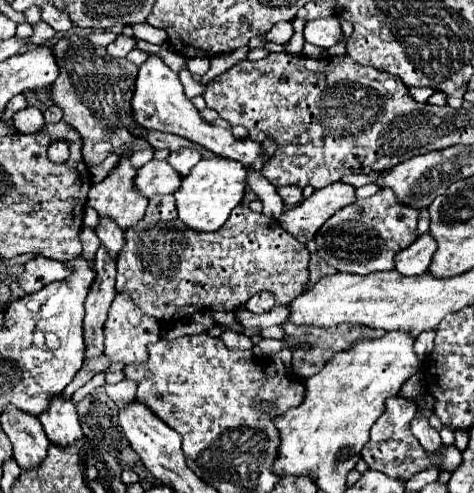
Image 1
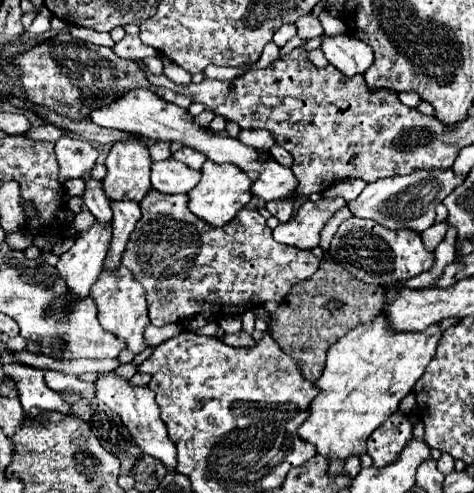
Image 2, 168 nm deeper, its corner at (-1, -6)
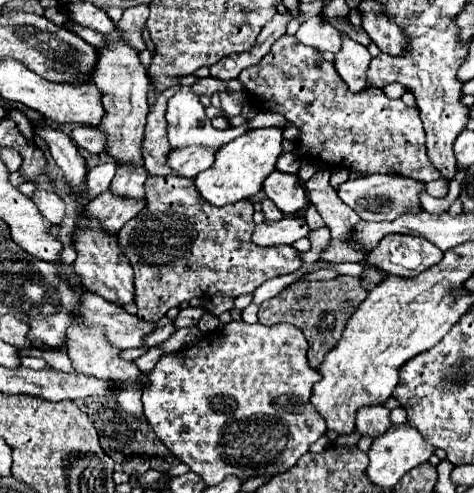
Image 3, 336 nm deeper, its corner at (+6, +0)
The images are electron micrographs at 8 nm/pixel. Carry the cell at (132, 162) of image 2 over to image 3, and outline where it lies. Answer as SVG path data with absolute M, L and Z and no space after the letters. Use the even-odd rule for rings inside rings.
M116 30L106 36L108 48L100 50L100 62L94 70L94 82L104 94L106 116L98 126L100 132L106 134L106 154L116 160L118 166L138 168L144 166L142 158L142 142L144 142L144 126L148 114L148 72L138 60L138 52L118 40Z

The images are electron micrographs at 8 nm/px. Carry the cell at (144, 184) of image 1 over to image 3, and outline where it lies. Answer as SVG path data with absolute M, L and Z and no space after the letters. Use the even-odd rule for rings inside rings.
M188 146L184 150L170 150L166 166L184 178L194 178L198 172L206 170L214 162L216 150L204 150L202 146Z

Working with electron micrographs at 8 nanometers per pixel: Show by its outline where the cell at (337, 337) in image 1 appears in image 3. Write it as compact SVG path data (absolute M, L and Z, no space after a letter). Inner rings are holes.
M336 276L332 280L306 280L300 278L286 286L278 296L266 300L260 306L260 322L264 326L274 326L280 322L294 324L300 328L310 344L308 348L308 362L312 368L316 368L324 354L332 350L332 346L340 340L340 334L346 326L346 320L356 310L356 306L368 296L368 290L362 286L360 276Z

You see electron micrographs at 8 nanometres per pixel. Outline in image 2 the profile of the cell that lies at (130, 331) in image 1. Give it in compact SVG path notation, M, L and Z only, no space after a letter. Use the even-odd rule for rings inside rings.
M119 264L119 268L115 268L115 272L107 272L107 268L103 268L97 282L91 286L91 296L97 302L101 326L107 332L115 334L117 338L125 340L127 350L131 350L135 354L143 352L147 348L145 340L143 340L143 330L149 324L147 302L145 302L143 286L131 276L131 272L127 268L123 268L123 264Z

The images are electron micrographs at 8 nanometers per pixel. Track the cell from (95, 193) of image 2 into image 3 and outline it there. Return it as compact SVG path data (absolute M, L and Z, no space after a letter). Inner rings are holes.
M38 128L38 134L46 140L50 146L50 154L64 172L64 178L70 188L78 188L86 180L86 158L82 156L80 148L72 142L70 136L62 134L60 130L54 128Z

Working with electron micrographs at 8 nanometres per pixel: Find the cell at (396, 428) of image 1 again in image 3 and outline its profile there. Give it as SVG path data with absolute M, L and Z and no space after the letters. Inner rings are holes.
M374 406L374 408L364 408L356 416L356 432L364 438L376 440L382 436L386 430L392 428L390 420L390 410L386 406Z

